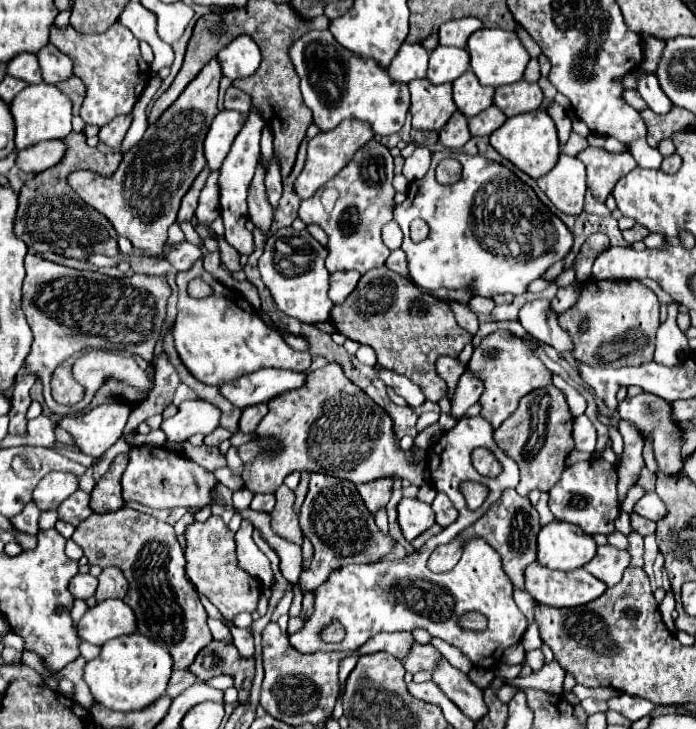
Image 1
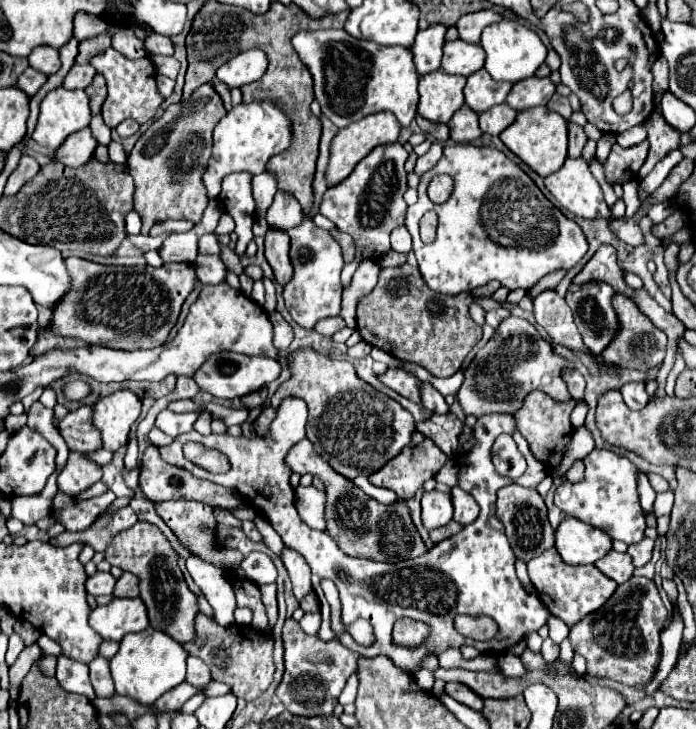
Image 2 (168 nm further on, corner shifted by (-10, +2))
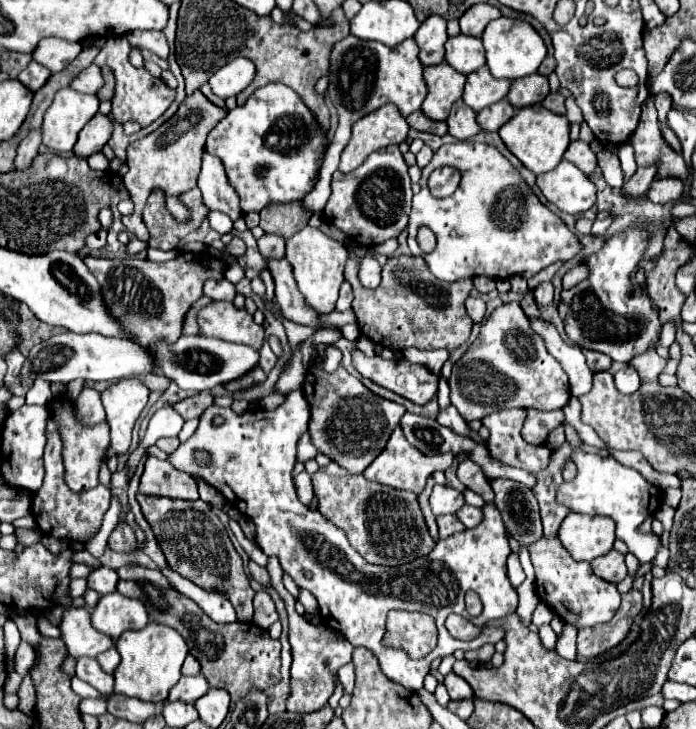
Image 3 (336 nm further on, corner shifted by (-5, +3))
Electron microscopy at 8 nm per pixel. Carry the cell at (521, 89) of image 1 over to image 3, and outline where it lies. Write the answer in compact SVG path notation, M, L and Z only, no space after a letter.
M530 74L522 80L514 80L506 98L510 104L514 104L514 108L522 108L540 104L548 96L548 92L548 78L542 74Z

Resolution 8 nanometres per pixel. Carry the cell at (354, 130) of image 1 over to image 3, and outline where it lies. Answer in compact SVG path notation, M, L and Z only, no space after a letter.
M386 104L366 114L352 128L352 138L340 158L340 170L352 172L372 152L390 144L404 142L408 136L408 130L410 130L408 122L404 120L404 116L394 104Z

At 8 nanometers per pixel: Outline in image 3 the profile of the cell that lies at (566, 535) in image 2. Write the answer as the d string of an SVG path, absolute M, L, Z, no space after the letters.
M570 512L558 532L562 546L568 548L574 560L594 560L612 550L616 540L616 524L608 516L588 516Z

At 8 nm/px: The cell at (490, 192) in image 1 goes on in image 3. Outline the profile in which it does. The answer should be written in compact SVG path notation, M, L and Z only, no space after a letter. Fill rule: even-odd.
M472 140L442 146L422 170L420 186L422 190L412 202L408 246L414 256L424 256L430 272L438 280L454 282L474 276L502 280L514 274L532 278L552 262L570 260L582 248L562 218L540 204L518 170L494 146ZM438 166L454 166L462 172L458 190L448 198L434 198L426 184ZM420 226L428 226L436 234L438 246L430 254L422 254L416 242Z

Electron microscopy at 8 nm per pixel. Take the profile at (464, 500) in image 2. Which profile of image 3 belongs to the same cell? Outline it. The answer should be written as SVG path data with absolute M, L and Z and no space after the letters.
M466 504L466 506L458 512L458 518L462 520L462 524L464 524L466 528L474 528L474 526L478 526L478 524L482 522L482 510Z

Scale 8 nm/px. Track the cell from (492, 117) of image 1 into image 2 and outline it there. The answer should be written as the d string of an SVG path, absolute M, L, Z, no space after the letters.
M501 103L497 107L491 107L483 115L479 115L479 127L483 133L499 135L503 129L507 129L517 117L517 111L511 109L507 103Z

